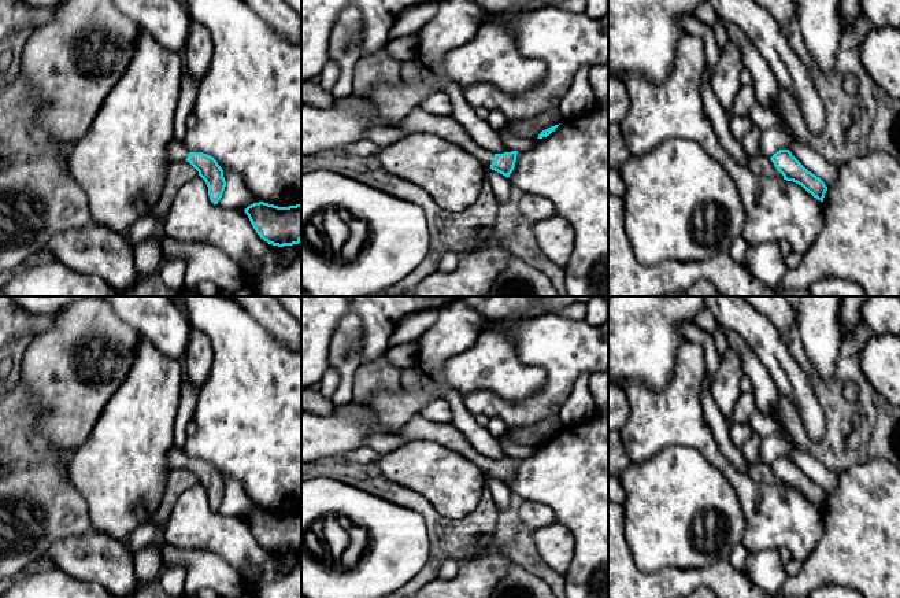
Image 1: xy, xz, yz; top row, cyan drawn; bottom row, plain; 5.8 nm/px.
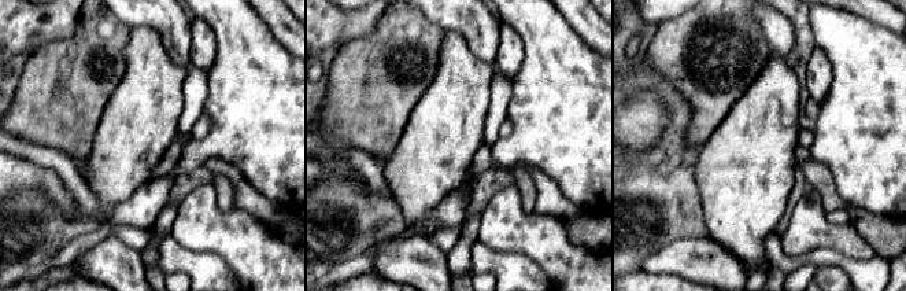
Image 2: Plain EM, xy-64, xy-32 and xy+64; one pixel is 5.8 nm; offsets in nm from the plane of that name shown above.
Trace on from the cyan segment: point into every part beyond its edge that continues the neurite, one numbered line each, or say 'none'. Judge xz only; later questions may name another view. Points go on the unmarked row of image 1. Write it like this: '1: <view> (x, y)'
1: xz (418, 428)

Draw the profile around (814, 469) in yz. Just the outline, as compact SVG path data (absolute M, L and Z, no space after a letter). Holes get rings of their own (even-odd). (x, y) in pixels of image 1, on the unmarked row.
M796 448L789 458L808 479L819 484L826 494L832 494L837 490L838 473L830 470L811 454Z

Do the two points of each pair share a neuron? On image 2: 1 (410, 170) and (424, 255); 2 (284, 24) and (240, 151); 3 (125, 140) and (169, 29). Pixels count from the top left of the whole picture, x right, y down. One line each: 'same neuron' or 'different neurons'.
1: different neurons
2: different neurons
3: different neurons

